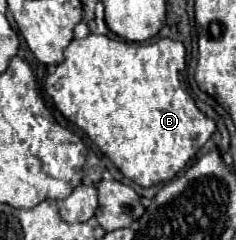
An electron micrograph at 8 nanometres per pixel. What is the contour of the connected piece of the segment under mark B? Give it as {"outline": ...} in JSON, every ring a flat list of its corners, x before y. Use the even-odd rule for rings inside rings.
{"outline":[[89,34,83,40,71,40,65,48,65,60,46,77,44,91,51,96,57,110,69,122,77,124,125,178,149,188,171,180,215,132,215,122,195,106,195,100,185,90,185,55,185,46,171,38,153,44,137,44]]}

